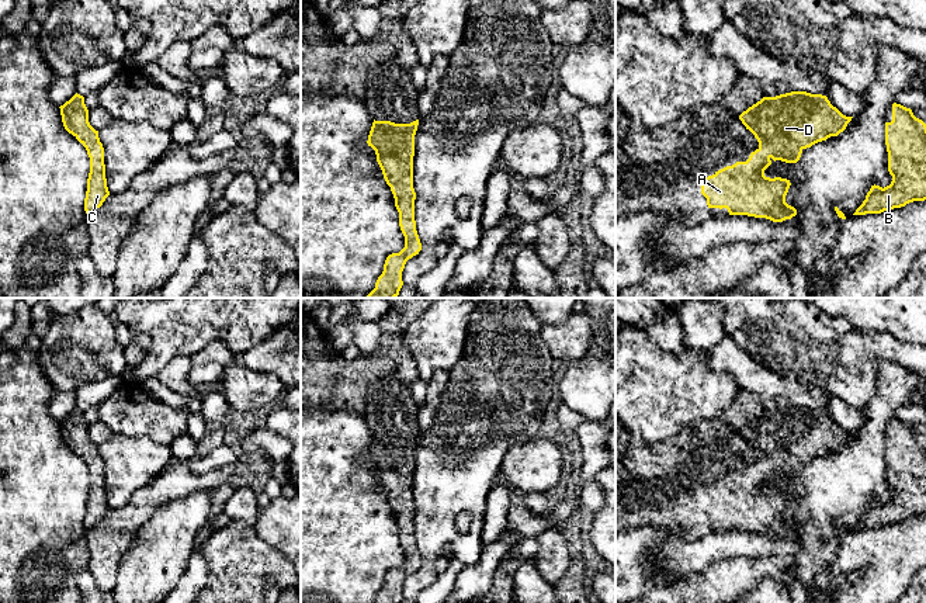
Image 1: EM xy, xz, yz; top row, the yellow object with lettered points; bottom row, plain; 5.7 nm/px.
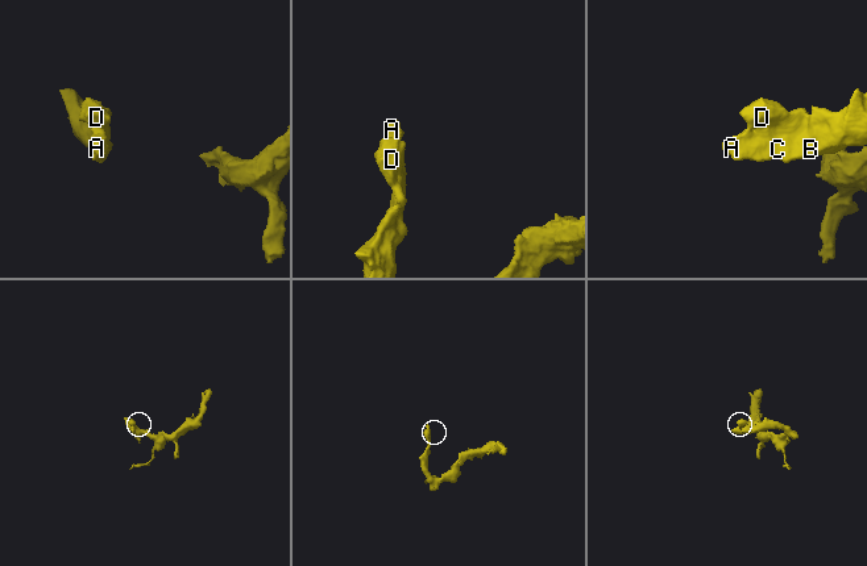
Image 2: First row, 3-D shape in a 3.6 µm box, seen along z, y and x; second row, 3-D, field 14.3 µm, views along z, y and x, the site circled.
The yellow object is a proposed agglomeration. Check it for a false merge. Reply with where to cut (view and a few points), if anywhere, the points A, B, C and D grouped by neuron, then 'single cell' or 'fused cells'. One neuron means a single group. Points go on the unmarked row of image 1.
no cut | A B C D | single cell

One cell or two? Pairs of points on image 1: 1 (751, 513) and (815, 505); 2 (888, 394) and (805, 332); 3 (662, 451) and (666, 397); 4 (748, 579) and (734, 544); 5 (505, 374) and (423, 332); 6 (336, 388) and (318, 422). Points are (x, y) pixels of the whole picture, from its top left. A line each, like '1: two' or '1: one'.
1: two
2: two
3: two
4: two
5: two
6: two

